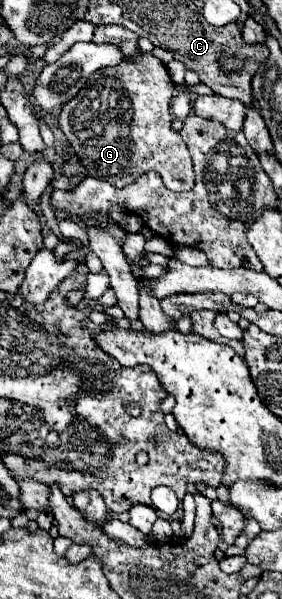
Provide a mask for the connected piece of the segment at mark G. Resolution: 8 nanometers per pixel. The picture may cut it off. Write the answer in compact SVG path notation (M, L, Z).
M98 26L94 42L116 44L120 46L120 52L132 60L98 70L76 98L62 106L58 124L80 158L80 164L86 168L88 176L106 180L116 188L124 188L144 172L156 170L168 189L176 192L192 190L194 172L190 152L180 134L170 128L174 82L168 68L152 52L140 52L138 36L124 26Z

